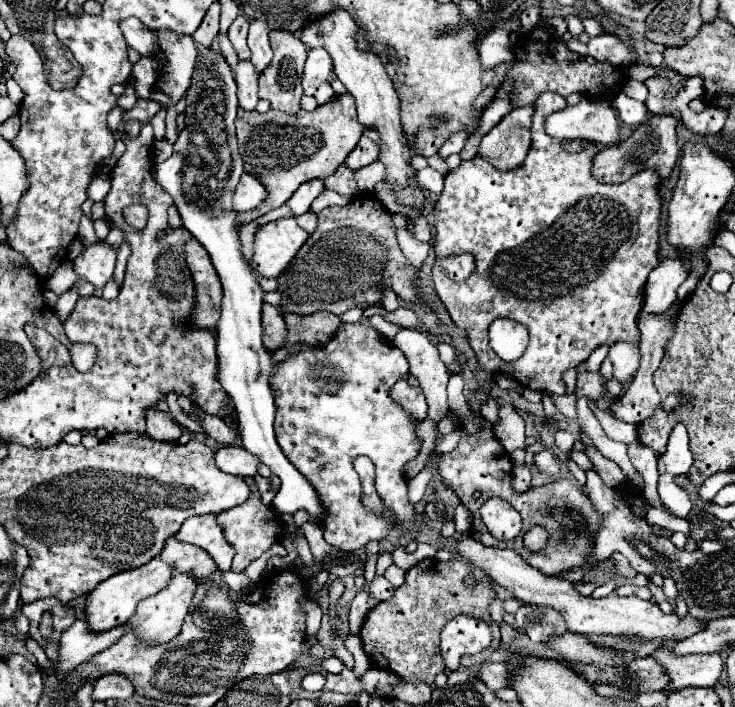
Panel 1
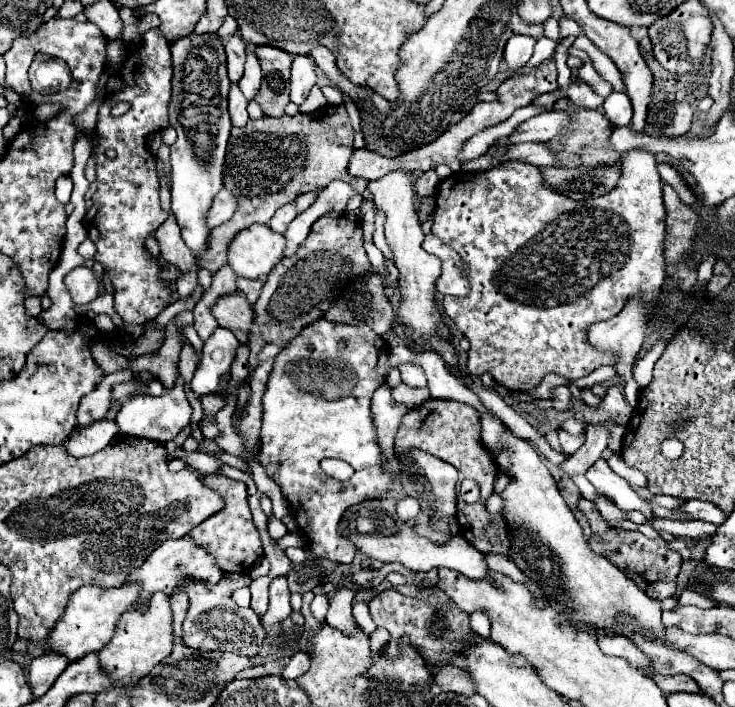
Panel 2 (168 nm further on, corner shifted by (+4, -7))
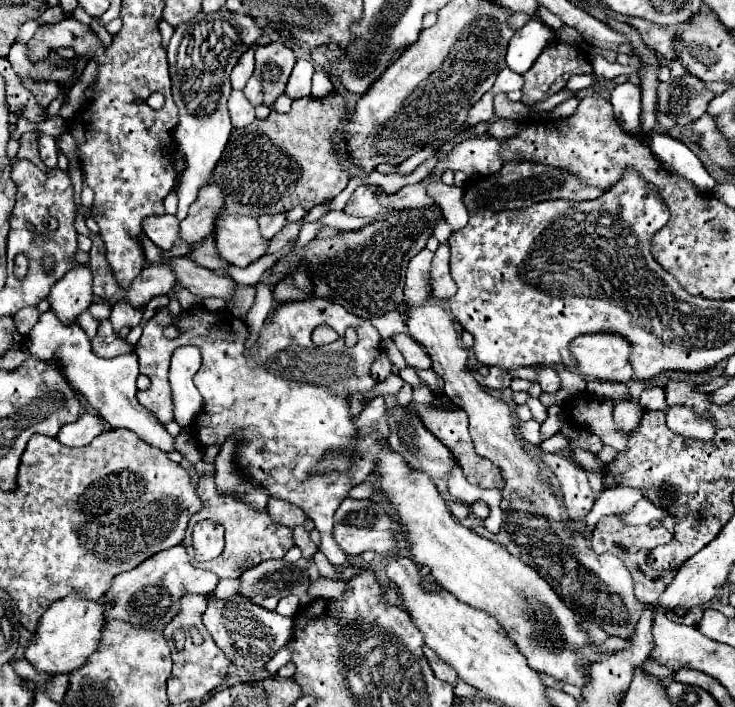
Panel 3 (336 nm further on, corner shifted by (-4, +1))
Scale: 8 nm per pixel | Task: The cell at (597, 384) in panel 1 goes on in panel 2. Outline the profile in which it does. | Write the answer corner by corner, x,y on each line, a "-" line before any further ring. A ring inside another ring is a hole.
559,386
555,390
555,394
553,394
553,406
555,406
555,410
561,410
561,412
571,410
571,402
573,402
573,396
571,396
569,386

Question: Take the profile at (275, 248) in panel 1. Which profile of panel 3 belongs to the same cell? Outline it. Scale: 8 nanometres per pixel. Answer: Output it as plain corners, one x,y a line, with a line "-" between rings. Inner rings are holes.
219,212
217,220
215,220
215,246
217,252
233,266
241,266
247,268
249,264
253,264
255,260
259,260
267,248
267,240
261,240
259,228
257,228
257,220
251,216
239,216
239,214
227,214
227,212

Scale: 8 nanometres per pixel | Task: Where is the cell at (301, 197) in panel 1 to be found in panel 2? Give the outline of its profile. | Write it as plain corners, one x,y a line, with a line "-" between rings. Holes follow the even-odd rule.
289,202
289,204
285,204
283,208
279,208
277,212
275,212
275,216
267,222
269,224
269,228
273,228
275,232
285,232
287,230
287,226
289,226
289,222
293,220
297,216
297,210
295,210
295,202

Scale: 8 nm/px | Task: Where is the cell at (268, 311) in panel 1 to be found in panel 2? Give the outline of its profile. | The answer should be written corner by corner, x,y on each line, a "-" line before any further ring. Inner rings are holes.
243,294
221,296
213,306
213,314
219,320
219,326
233,328
241,344
249,344
249,332
253,324
253,304
247,302

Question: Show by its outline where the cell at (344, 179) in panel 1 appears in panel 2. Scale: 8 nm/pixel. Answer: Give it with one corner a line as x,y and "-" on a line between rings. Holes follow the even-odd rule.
317,190
317,192
305,192
305,194
301,194
301,196
297,196
297,212
303,212
303,210
307,210
315,200
317,200
317,196
319,196
321,192

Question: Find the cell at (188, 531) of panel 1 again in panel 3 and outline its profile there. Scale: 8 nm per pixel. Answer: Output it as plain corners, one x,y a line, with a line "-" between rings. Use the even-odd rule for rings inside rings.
179,544
177,548
157,552
157,556
151,556
149,560
145,560
143,564
139,564
137,568
133,568
129,572
121,572
113,580
107,594
103,598
99,598
97,602
101,602
101,604
109,602
111,604
105,610
105,620
107,622
121,620
121,622
127,622
135,628
163,632
165,626
179,612
181,596
185,596
185,594
209,596
215,590
217,582
219,582
219,578
213,572
191,566
185,546

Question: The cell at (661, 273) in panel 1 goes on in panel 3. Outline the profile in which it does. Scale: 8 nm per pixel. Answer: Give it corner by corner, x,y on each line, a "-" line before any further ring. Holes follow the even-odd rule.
579,336
569,344
569,352
577,362
577,370
583,376
603,382
629,382
633,370
629,368
629,344
621,336

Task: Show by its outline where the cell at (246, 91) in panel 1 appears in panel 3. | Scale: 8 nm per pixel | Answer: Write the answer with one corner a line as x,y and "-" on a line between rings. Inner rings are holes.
233,90
229,96
229,118
233,128
245,128
247,124
251,124
255,120
255,110
249,104
249,100
245,100
245,94
241,90

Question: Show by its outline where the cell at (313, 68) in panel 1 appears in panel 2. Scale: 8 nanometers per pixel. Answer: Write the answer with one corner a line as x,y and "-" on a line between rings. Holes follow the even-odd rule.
295,56
291,68
291,102
303,104
317,82
315,62
311,56

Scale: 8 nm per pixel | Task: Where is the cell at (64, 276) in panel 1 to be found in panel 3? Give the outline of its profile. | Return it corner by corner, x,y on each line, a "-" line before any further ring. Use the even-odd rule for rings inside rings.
27,306
23,310
19,310
15,316
15,328
17,332
23,332
23,334
29,334
29,330
33,328
33,324
39,320
39,312
37,312
37,306

